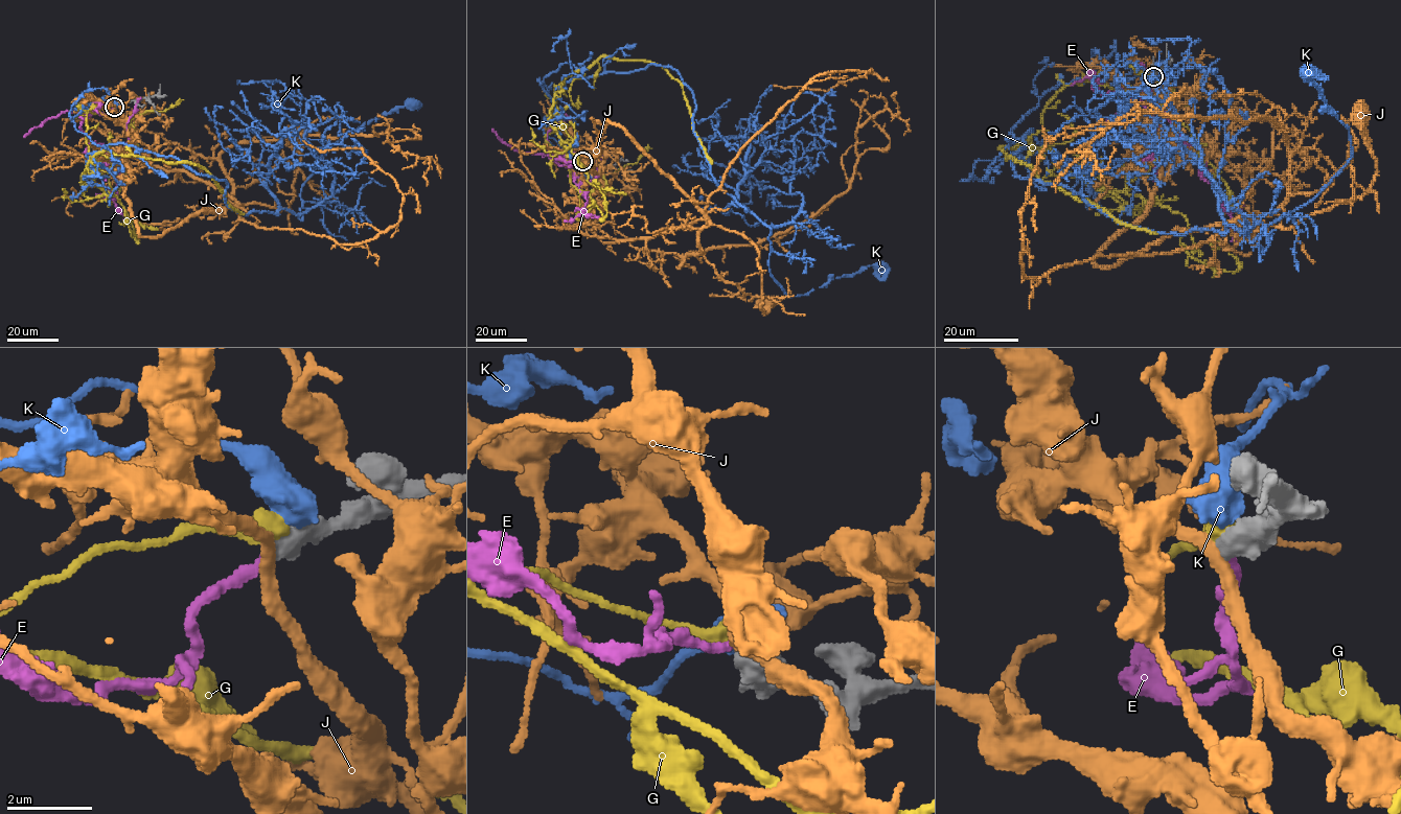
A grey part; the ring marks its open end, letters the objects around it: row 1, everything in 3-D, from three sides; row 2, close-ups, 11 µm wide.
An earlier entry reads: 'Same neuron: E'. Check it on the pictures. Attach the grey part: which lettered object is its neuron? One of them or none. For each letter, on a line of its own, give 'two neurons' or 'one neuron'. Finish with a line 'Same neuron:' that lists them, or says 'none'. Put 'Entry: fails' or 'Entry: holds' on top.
Entry: holds
E: one neuron
G: two neurons
J: two neurons
K: two neurons
Same neuron: E

